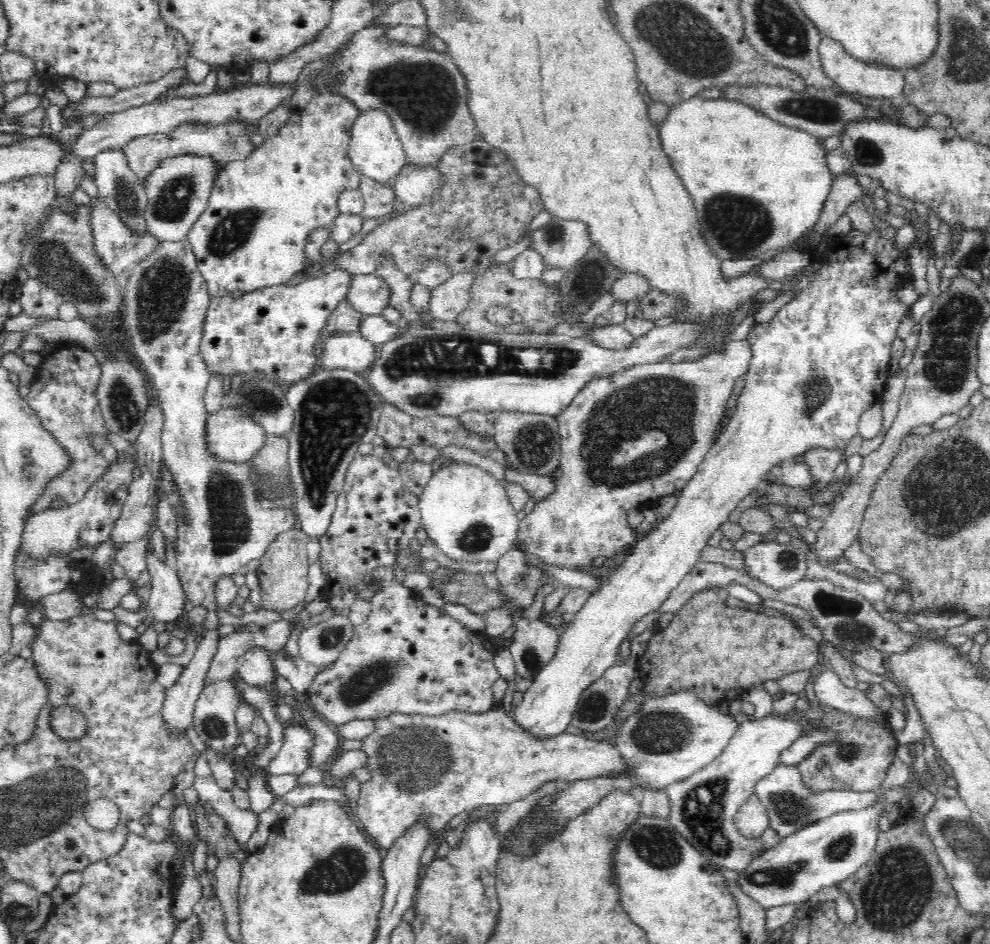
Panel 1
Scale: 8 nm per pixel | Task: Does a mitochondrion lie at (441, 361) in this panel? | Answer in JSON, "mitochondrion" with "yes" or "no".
{"mitochondrion":"yes"}

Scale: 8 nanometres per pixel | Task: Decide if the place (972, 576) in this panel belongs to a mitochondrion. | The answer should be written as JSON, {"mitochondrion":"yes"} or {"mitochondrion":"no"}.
{"mitochondrion":"no"}

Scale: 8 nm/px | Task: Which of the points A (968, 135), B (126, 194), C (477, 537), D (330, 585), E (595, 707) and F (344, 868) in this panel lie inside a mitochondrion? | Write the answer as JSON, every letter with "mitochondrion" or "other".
{"A":"other","B":"mitochondrion","C":"mitochondrion","D":"other","E":"mitochondrion","F":"mitochondrion"}

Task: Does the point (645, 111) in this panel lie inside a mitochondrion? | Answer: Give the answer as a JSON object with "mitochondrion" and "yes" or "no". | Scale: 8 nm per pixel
{"mitochondrion":"no"}

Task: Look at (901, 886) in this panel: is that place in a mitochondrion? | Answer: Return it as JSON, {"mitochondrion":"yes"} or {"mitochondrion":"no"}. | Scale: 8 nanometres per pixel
{"mitochondrion":"yes"}

